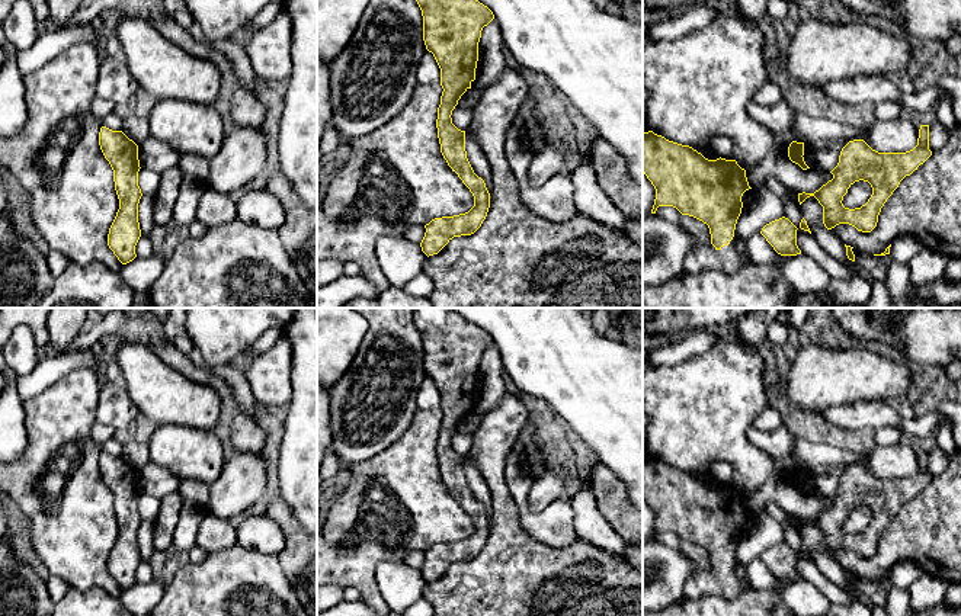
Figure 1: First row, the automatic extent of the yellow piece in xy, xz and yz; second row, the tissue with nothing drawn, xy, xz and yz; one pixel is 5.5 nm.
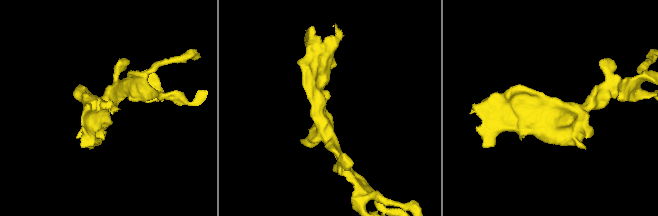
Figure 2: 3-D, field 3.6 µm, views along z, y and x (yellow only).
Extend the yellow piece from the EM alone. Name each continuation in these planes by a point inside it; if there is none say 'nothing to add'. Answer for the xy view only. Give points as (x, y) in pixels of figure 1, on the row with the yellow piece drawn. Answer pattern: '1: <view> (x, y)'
nothing to add

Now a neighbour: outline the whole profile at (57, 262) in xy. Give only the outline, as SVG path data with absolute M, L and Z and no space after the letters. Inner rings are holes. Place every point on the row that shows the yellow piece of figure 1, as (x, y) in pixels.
M51 250L48 254L45 254L47 264L49 267L49 272L54 277L60 276L65 267L71 263L70 259L57 250Z

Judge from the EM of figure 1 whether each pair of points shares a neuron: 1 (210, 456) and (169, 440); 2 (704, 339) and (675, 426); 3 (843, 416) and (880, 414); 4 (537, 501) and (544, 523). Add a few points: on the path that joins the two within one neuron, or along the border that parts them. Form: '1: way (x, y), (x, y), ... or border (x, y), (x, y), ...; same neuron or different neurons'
1: way (199, 456), (179, 449); same neuron
2: border (720, 337), (708, 349), (668, 366); different neurons
3: way (852, 416), (871, 414); same neuron
4: border (566, 496), (553, 500), (537, 512), (527, 506); different neurons

